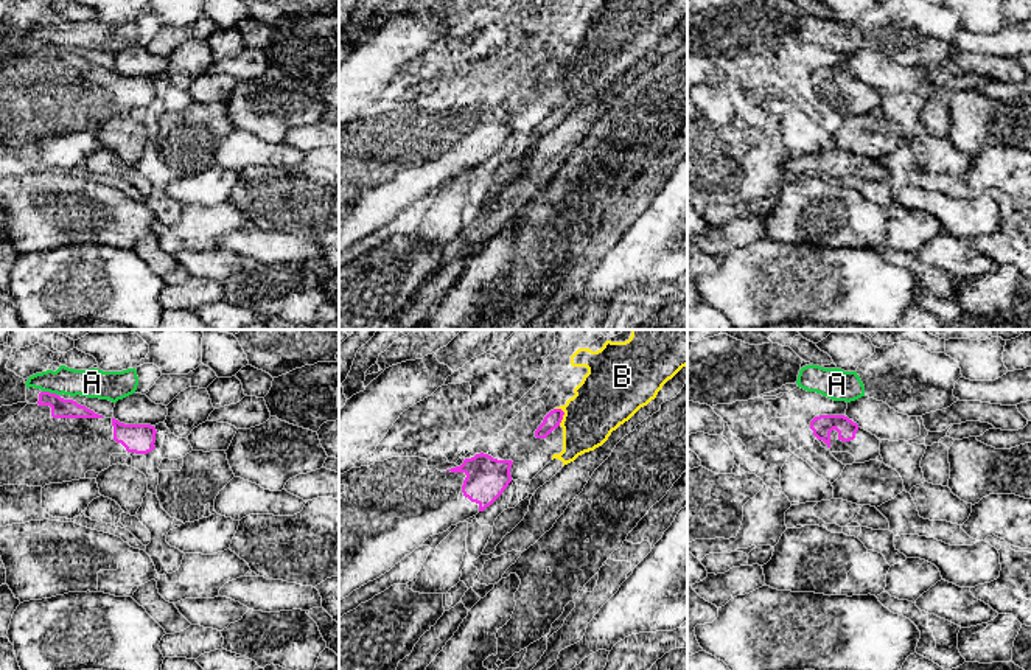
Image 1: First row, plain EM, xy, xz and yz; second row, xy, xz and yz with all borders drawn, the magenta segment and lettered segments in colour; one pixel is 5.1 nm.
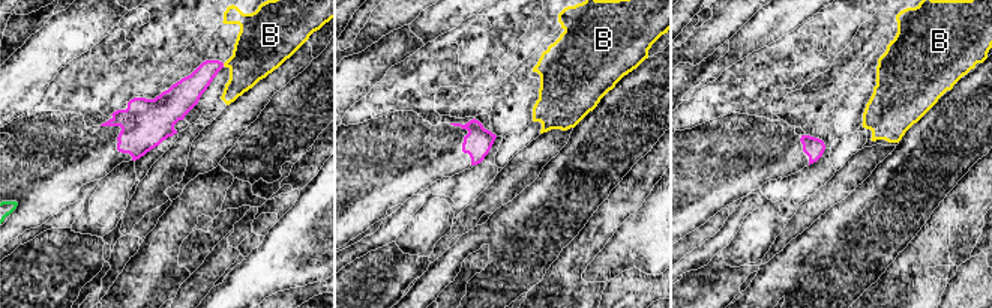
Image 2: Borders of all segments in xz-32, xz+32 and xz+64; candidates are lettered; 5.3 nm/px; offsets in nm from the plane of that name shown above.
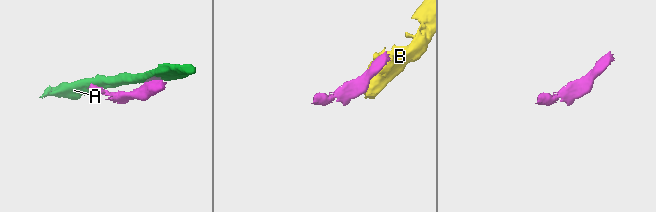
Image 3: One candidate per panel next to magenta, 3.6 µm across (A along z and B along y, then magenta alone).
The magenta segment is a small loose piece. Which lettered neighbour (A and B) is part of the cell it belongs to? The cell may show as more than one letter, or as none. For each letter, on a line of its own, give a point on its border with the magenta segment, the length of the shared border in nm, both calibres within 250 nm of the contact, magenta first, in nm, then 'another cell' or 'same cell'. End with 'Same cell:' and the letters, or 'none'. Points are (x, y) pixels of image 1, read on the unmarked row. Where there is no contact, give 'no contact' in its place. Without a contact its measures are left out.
A: xy (48, 44) | 90 nm | 100/150 nm | another cell
B: xz (563, 66) | 100 nm | 90/320 nm | another cell
Same cell: none

